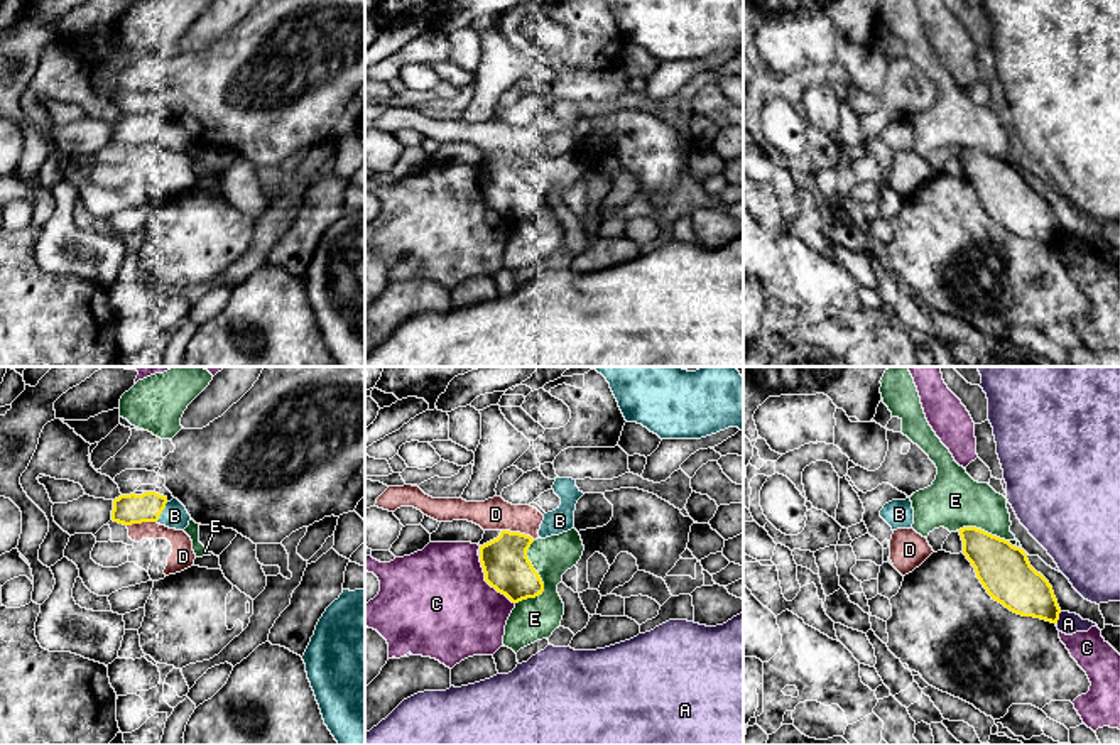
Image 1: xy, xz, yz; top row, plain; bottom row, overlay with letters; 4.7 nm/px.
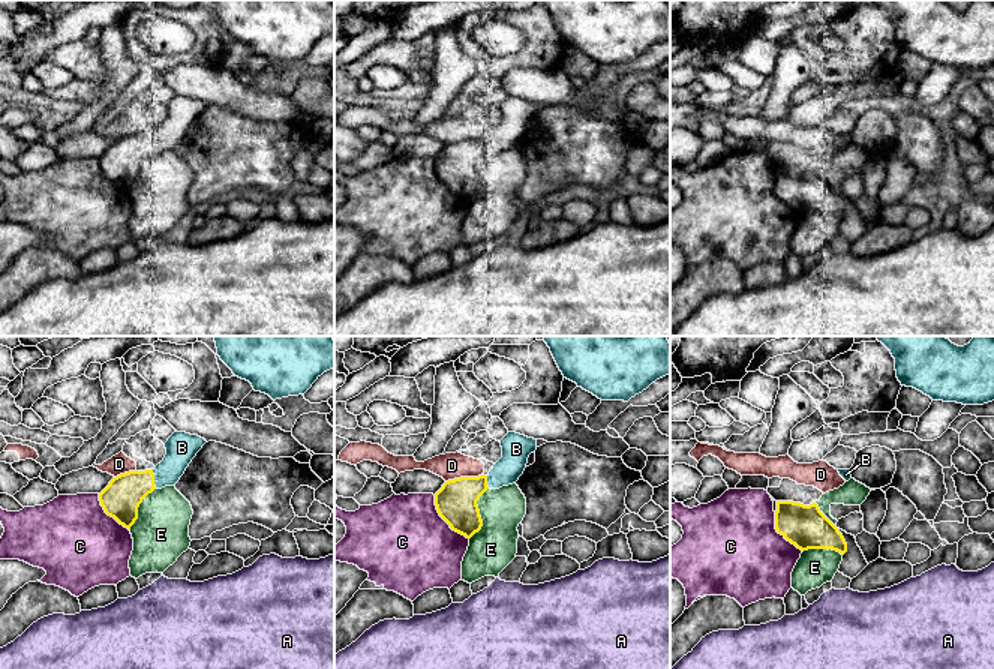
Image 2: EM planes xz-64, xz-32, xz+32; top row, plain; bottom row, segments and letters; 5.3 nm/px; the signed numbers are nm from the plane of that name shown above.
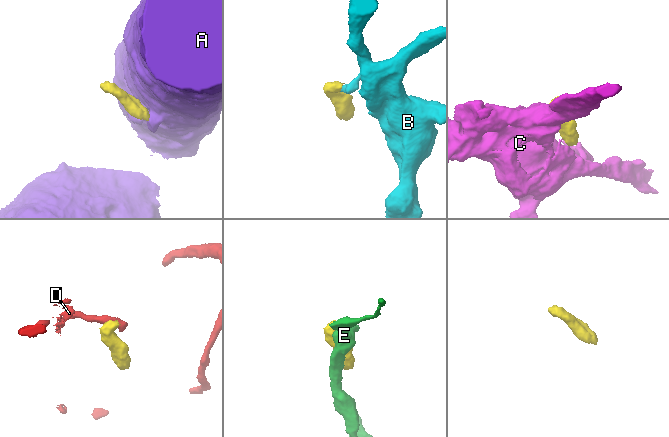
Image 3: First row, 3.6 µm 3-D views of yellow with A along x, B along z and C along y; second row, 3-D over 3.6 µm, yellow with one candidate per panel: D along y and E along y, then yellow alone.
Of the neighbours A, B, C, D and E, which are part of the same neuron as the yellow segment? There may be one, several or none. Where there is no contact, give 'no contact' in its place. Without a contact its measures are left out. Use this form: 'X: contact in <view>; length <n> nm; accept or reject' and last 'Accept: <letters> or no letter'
A: contact in yz; length 70 nm; reject
B: contact in xy; length 110 nm; accept
C: contact in xz; length 280 nm; reject
D: contact in xz; length 170 nm; reject
E: contact in xz; length 320 nm; reject
Accept: B

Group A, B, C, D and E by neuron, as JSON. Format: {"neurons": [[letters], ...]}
{"neurons": [["A"], ["B"], ["C"], ["D"], ["E"]]}

